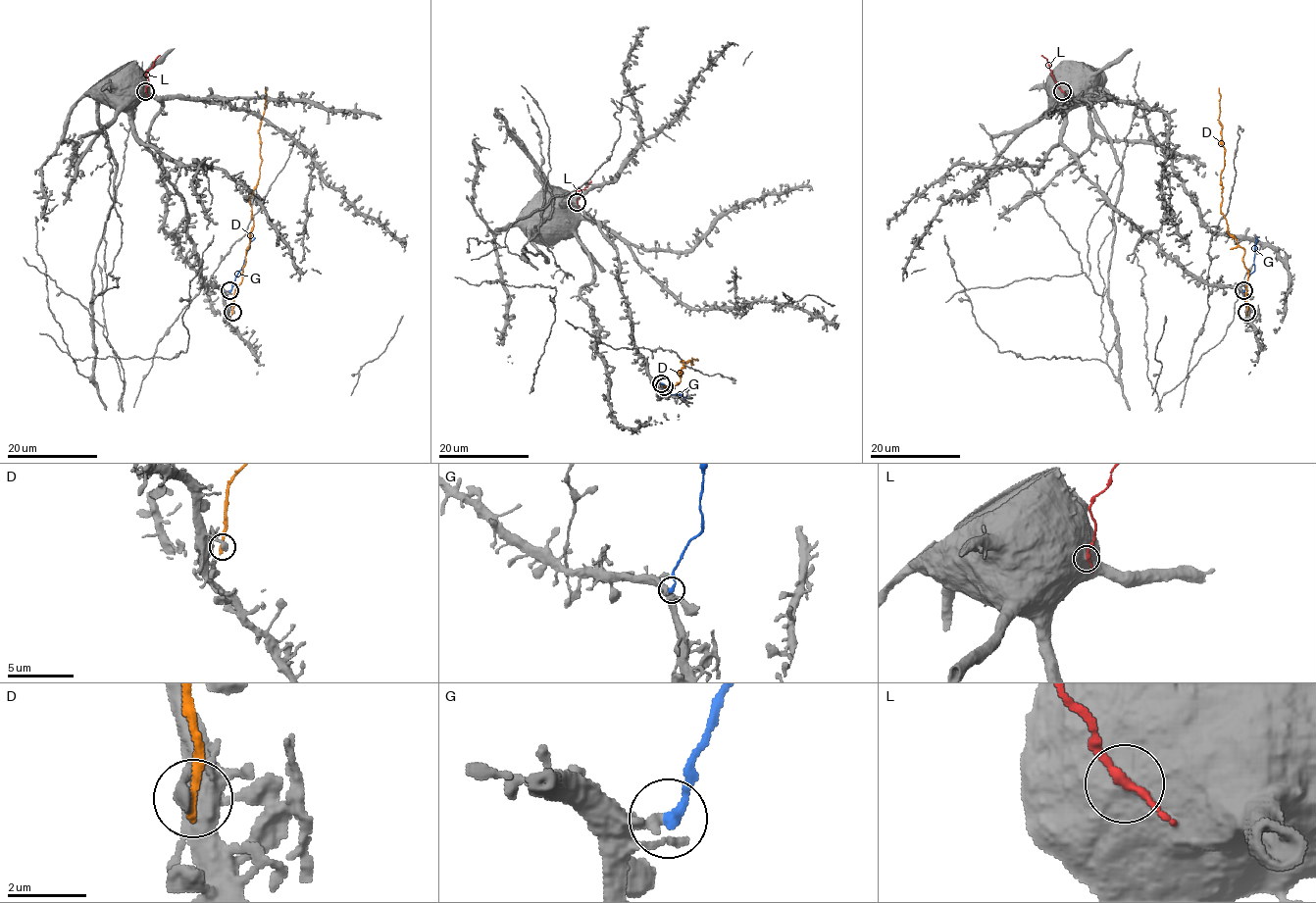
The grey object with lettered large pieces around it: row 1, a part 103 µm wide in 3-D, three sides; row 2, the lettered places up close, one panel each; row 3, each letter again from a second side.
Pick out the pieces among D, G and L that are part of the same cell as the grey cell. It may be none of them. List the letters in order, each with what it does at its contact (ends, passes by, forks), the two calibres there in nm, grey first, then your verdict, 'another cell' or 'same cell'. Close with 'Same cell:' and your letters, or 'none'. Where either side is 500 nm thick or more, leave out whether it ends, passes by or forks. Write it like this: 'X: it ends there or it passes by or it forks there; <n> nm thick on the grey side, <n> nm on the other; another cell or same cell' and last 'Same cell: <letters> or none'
D: it ends there; 320 nm thick on the grey side, 240 nm on the other; another cell
G: it ends there; 240 nm thick on the grey side, 280 nm on the other; another cell
L: 850 nm thick on the grey side, 190 nm on the other; another cell
Same cell: none

